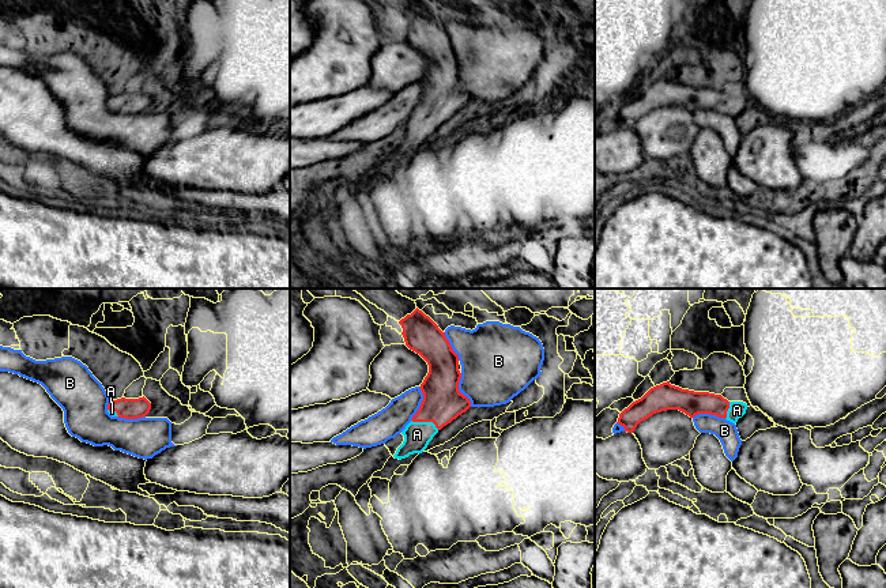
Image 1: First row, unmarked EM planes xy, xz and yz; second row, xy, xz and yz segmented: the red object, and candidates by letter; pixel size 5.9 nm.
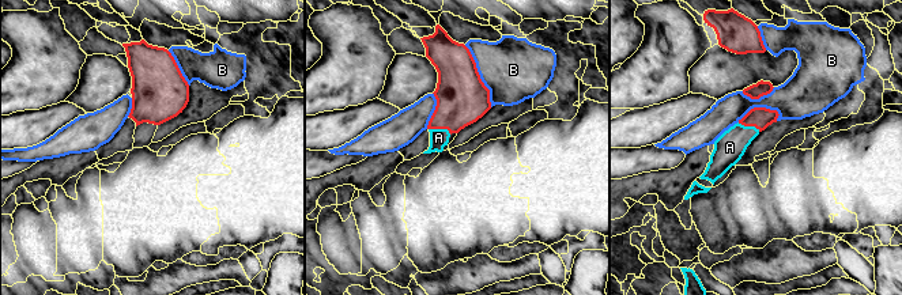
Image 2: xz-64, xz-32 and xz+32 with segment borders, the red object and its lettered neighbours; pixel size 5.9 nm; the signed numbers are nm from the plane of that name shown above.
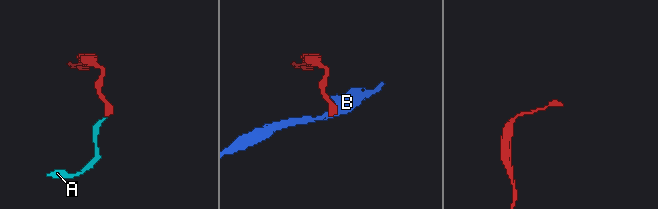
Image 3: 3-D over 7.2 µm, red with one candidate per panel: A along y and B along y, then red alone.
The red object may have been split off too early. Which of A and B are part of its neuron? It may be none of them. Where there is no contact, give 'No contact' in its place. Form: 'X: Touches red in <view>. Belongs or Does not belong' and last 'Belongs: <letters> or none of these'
A: Touches red in xz. Belongs
B: Touches red in xz. Does not belong
Belongs: A

